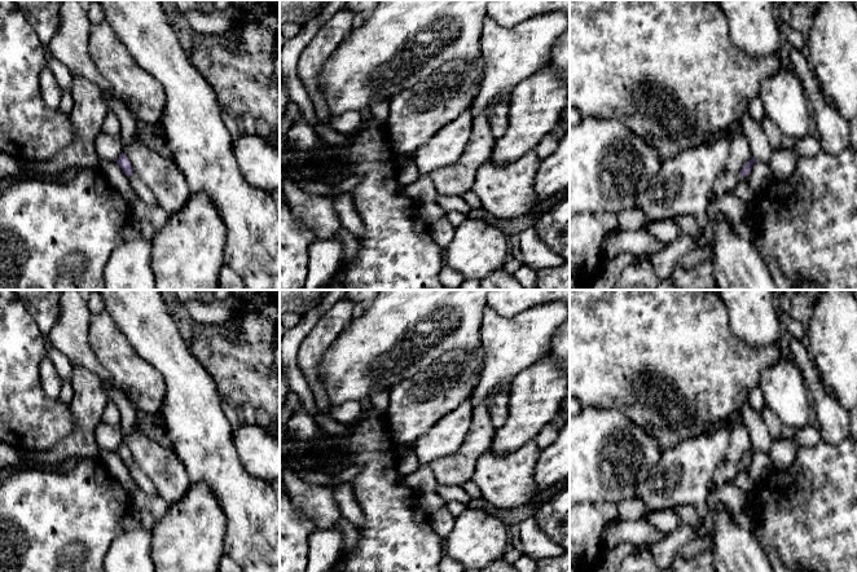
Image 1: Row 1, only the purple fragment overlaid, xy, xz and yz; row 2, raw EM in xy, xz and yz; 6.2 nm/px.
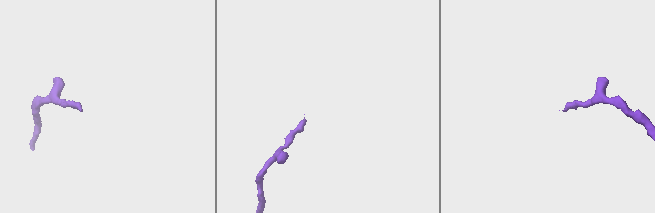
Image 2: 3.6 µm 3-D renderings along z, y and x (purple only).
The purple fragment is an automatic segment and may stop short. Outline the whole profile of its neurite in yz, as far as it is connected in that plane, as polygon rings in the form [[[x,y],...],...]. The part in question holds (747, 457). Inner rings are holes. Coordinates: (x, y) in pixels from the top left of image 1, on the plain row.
[[[751,446],[739,462],[731,462],[725,458],[713,475],[712,489],[720,484],[734,481],[738,472],[750,465],[755,453],[755,448]]]

